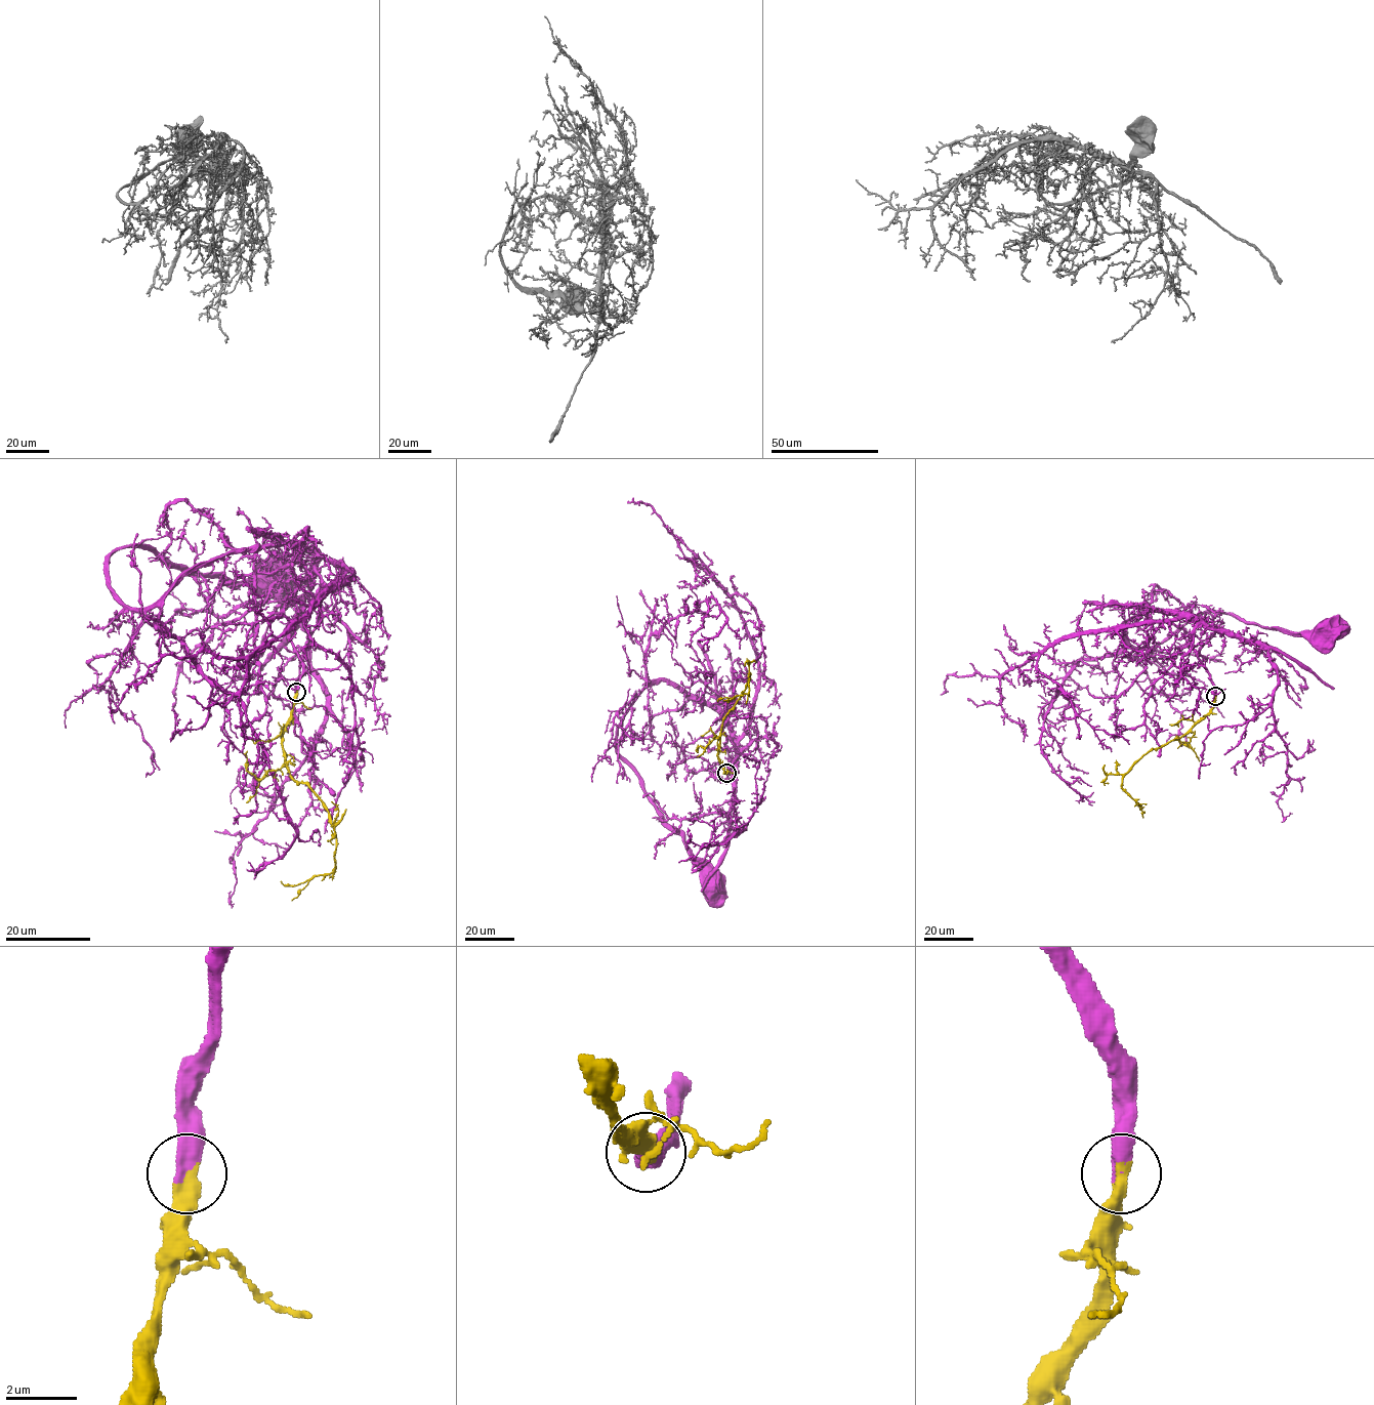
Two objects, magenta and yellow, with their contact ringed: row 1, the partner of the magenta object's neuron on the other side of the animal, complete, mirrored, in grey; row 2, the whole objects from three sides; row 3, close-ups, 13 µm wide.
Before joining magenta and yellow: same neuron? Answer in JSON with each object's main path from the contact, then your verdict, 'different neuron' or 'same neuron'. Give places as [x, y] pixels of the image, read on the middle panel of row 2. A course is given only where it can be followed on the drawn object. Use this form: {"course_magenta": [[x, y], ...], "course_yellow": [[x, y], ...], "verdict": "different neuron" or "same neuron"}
{"course_magenta": [[726, 773], [741, 751], [726, 720], [664, 680], [654, 680], [618, 729], [618, 754], [713, 882]], "course_yellow": [[726, 773], [718, 758], [723, 717], [749, 678], [747, 694], [717, 701]], "verdict": "same neuron"}

